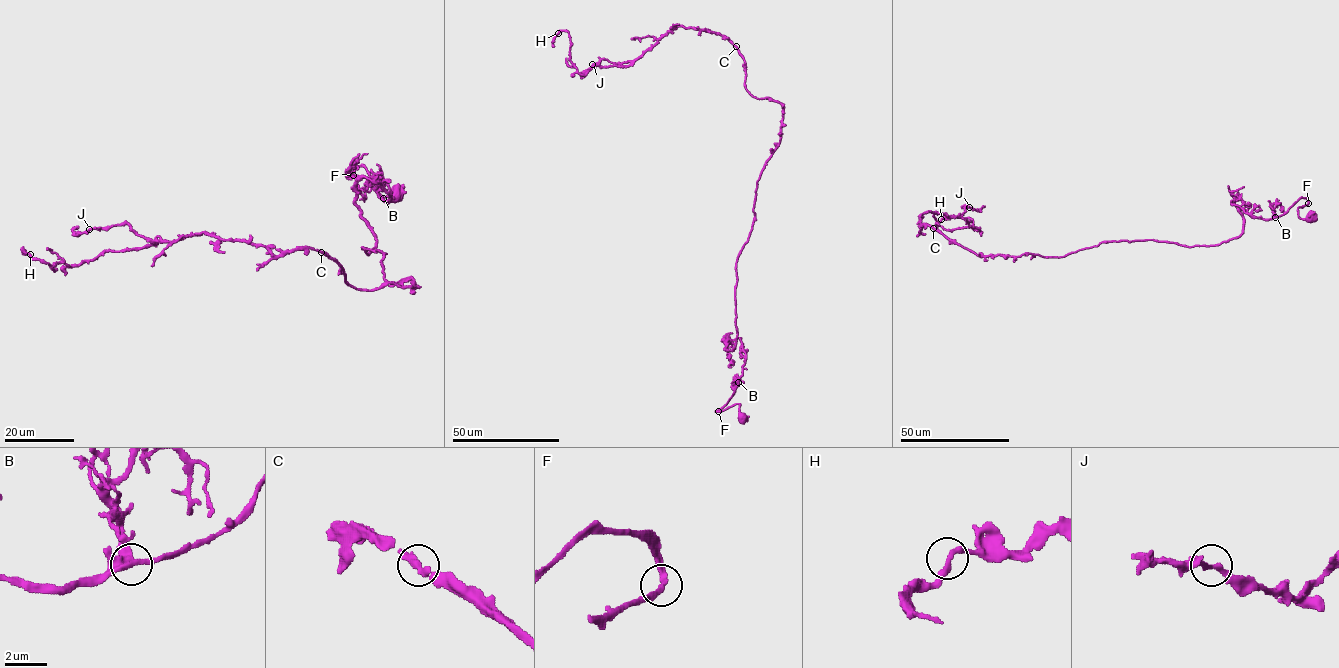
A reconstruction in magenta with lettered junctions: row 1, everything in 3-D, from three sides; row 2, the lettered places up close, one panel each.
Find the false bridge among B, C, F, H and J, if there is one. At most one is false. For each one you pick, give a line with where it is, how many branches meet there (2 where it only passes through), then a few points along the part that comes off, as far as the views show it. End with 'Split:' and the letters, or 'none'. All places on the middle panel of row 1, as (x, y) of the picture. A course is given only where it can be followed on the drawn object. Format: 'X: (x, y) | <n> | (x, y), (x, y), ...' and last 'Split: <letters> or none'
Split: none

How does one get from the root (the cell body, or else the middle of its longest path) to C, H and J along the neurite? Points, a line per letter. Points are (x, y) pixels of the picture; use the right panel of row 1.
C: (1311, 218), (1305, 198), (1267, 219), (1233, 200), (1243, 232), (1219, 244), (1060, 257), (978, 256), (933, 228)
H: (1311, 218), (1233, 200), (1219, 244), (1055, 257), (978, 256), (921, 228), (979, 229), (941, 219)
J: (1311, 218), (1305, 198), (1267, 219), (1233, 200), (1243, 232), (1219, 244), (1060, 257), (921, 228), (969, 207)

